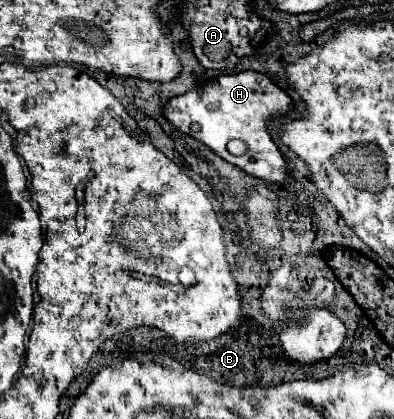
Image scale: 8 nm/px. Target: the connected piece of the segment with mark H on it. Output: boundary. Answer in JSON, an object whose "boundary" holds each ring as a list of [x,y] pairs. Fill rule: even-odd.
{"boundary":[[[244,70],[238,74],[220,76],[214,82],[204,84],[202,88],[194,86],[192,90],[170,98],[162,108],[162,114],[176,130],[192,134],[196,140],[204,142],[210,150],[214,150],[220,158],[228,160],[230,164],[242,168],[244,172],[256,178],[278,184],[278,182],[288,182],[292,178],[286,170],[286,160],[284,156],[280,156],[280,150],[272,142],[266,126],[268,118],[288,112],[290,106],[292,106],[290,96],[282,88],[278,88],[268,76],[254,70]],[[192,124],[200,124],[202,132],[192,132],[190,130]],[[234,138],[242,140],[248,146],[242,156],[232,156],[226,150],[226,144]]]}

